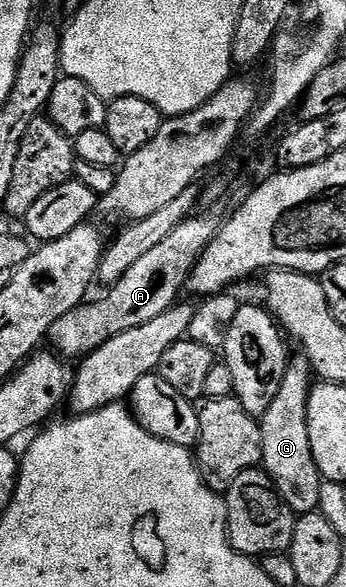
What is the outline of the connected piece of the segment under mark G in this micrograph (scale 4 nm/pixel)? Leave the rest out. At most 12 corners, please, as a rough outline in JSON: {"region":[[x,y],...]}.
{"region":[[297,355],[259,419],[261,465],[294,514],[318,512],[323,482]]}

